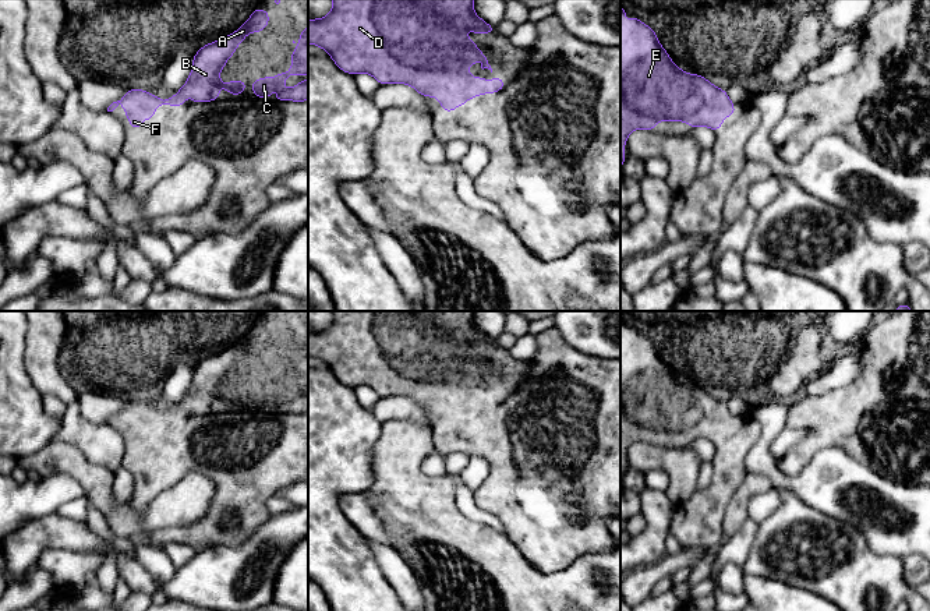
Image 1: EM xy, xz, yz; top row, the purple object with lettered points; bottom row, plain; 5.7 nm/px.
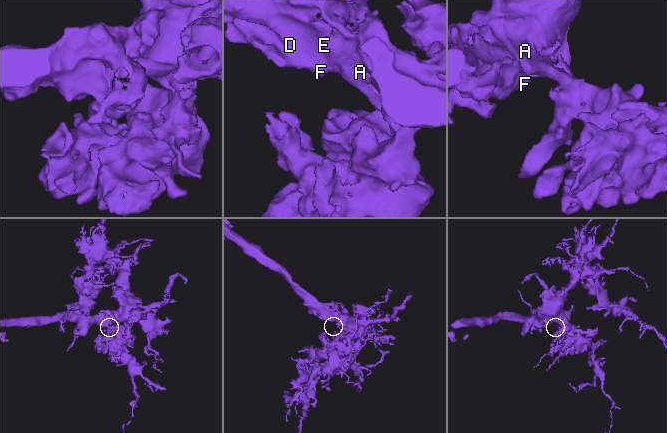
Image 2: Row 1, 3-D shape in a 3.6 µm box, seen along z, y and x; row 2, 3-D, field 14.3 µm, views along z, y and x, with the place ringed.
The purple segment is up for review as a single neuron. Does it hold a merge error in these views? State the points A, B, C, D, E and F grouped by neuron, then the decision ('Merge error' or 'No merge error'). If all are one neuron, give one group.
Groups: A B C D E F. No merge error

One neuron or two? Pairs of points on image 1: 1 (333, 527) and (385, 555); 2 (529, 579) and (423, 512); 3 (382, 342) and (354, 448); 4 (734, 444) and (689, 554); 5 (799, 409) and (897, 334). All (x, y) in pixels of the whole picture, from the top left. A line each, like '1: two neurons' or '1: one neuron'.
1: two neurons
2: one neuron
3: two neurons
4: two neurons
5: one neuron

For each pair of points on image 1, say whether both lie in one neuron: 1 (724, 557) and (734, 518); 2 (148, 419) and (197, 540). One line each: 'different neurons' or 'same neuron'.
1: different neurons
2: same neuron

